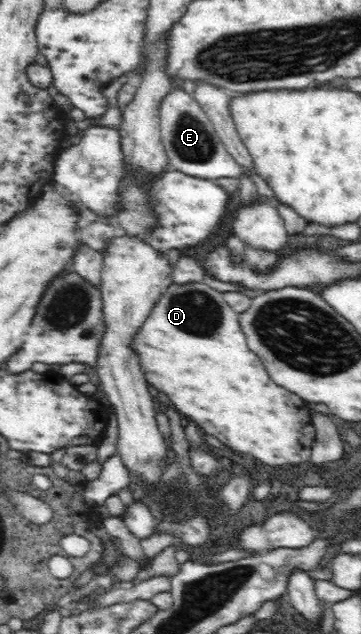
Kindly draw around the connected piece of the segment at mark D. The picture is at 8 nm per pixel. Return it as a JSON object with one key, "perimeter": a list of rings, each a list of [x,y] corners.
{"perimeter":[[[203,281],[173,282],[159,297],[154,308],[151,318],[143,324],[143,330],[135,334],[135,354],[139,354],[145,378],[153,388],[165,394],[183,416],[195,420],[205,432],[219,438],[234,452],[277,466],[309,460],[311,450],[307,450],[307,442],[313,444],[315,430],[311,426],[307,404],[269,378],[265,366],[249,350],[237,324],[237,314],[223,300],[223,292]]]}

